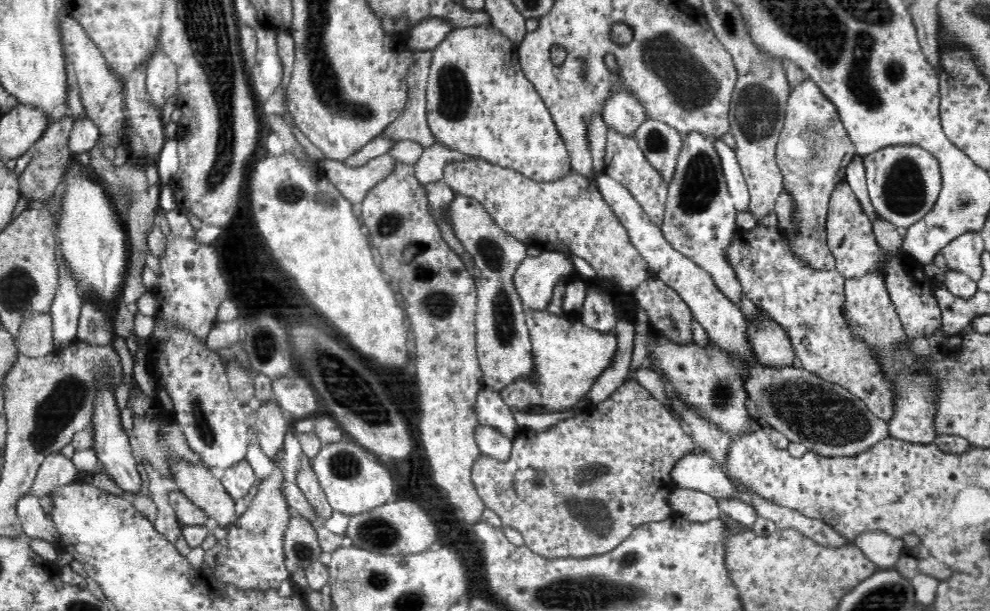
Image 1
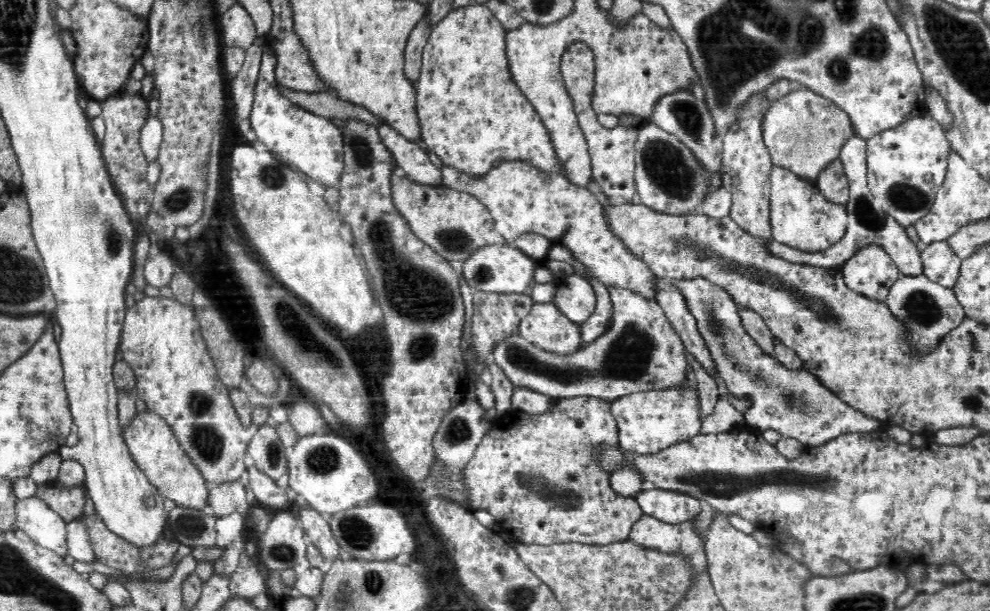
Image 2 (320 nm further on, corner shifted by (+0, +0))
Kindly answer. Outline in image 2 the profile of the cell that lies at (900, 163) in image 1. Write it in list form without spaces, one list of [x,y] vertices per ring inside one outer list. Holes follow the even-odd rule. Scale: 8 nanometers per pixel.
[[[923,113],[903,125],[868,138],[867,183],[871,193],[880,200],[882,210],[902,226],[912,226],[930,212],[937,190],[944,182],[950,145],[946,130]]]

